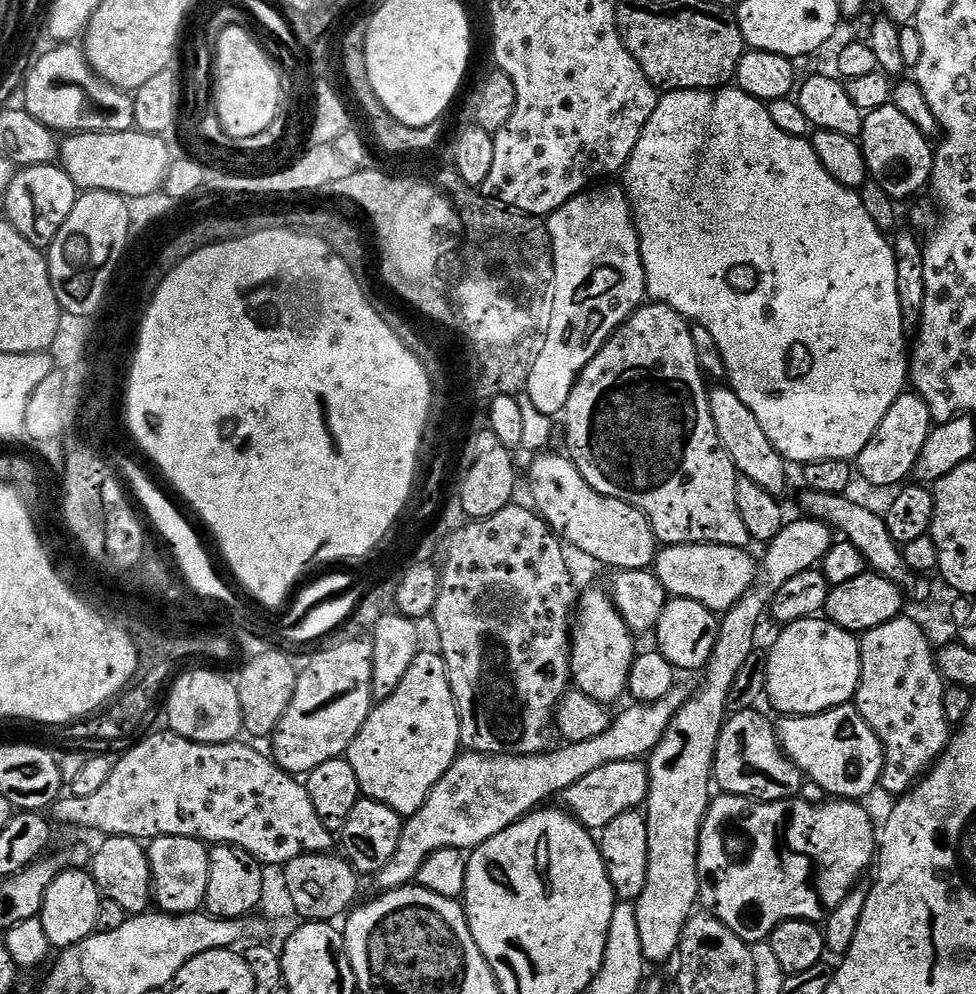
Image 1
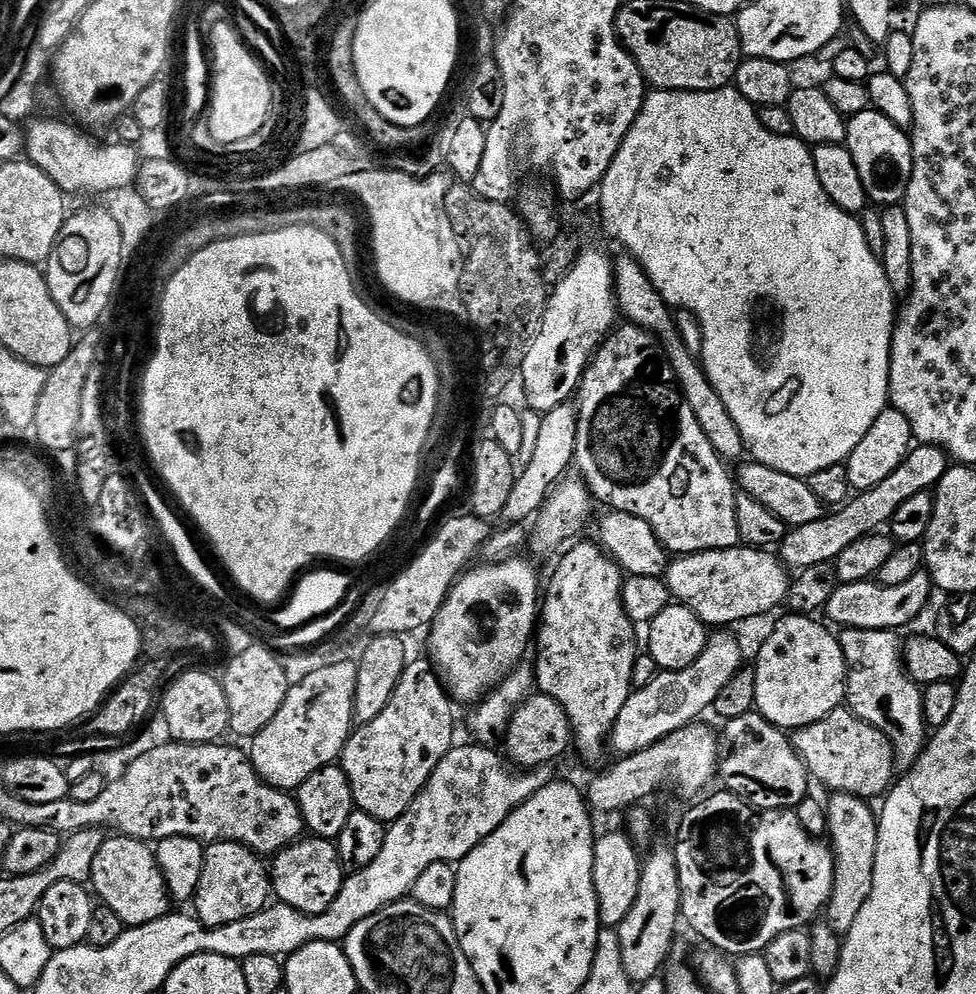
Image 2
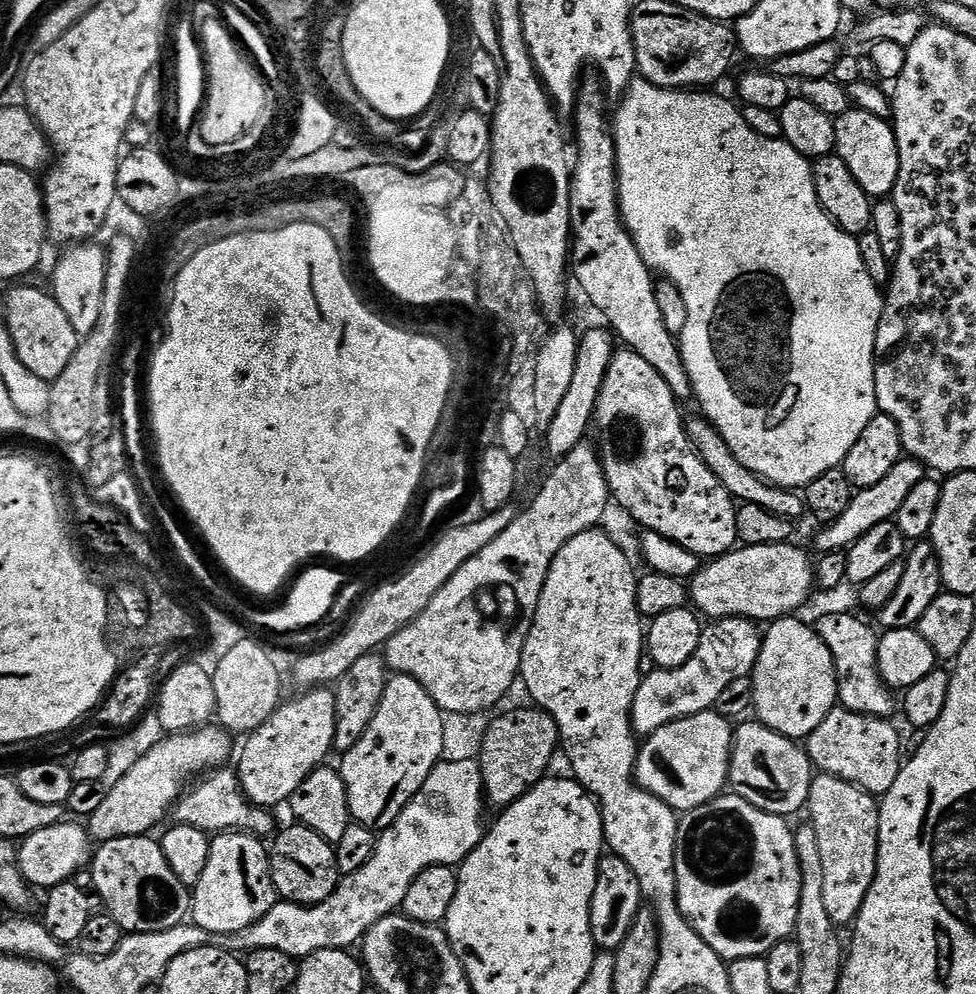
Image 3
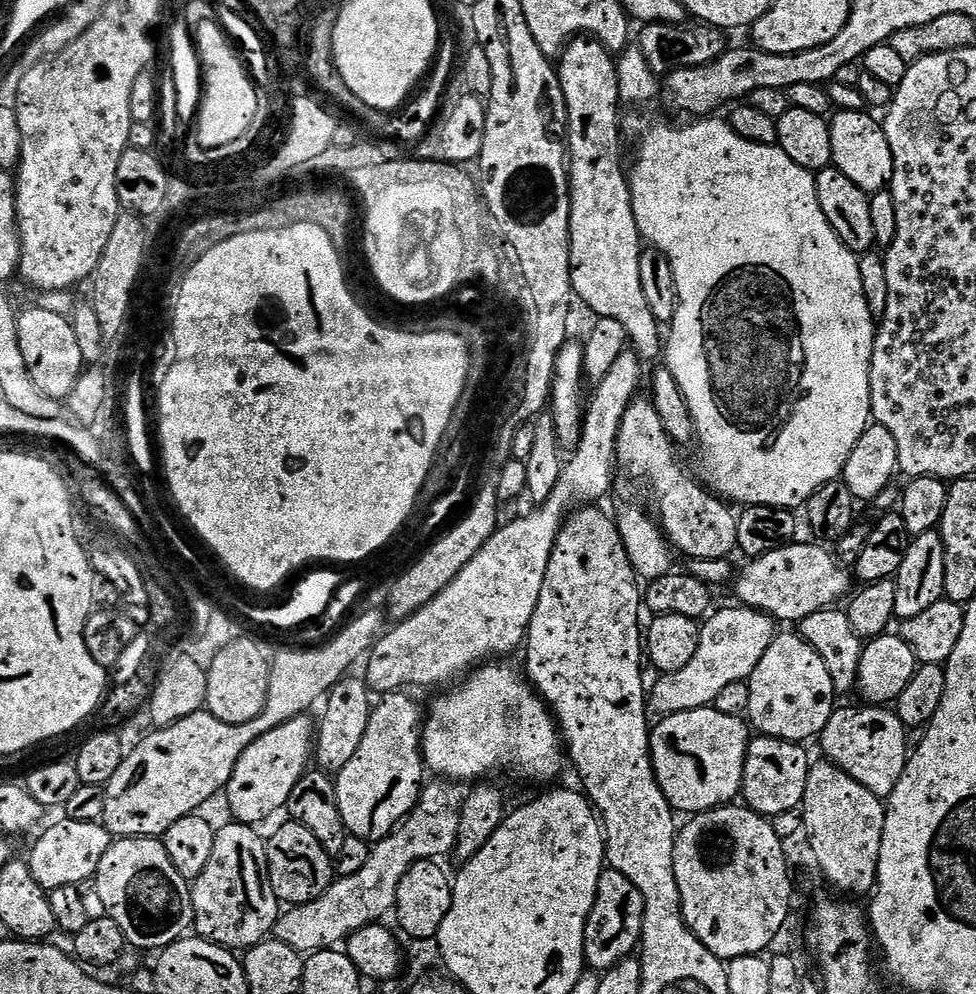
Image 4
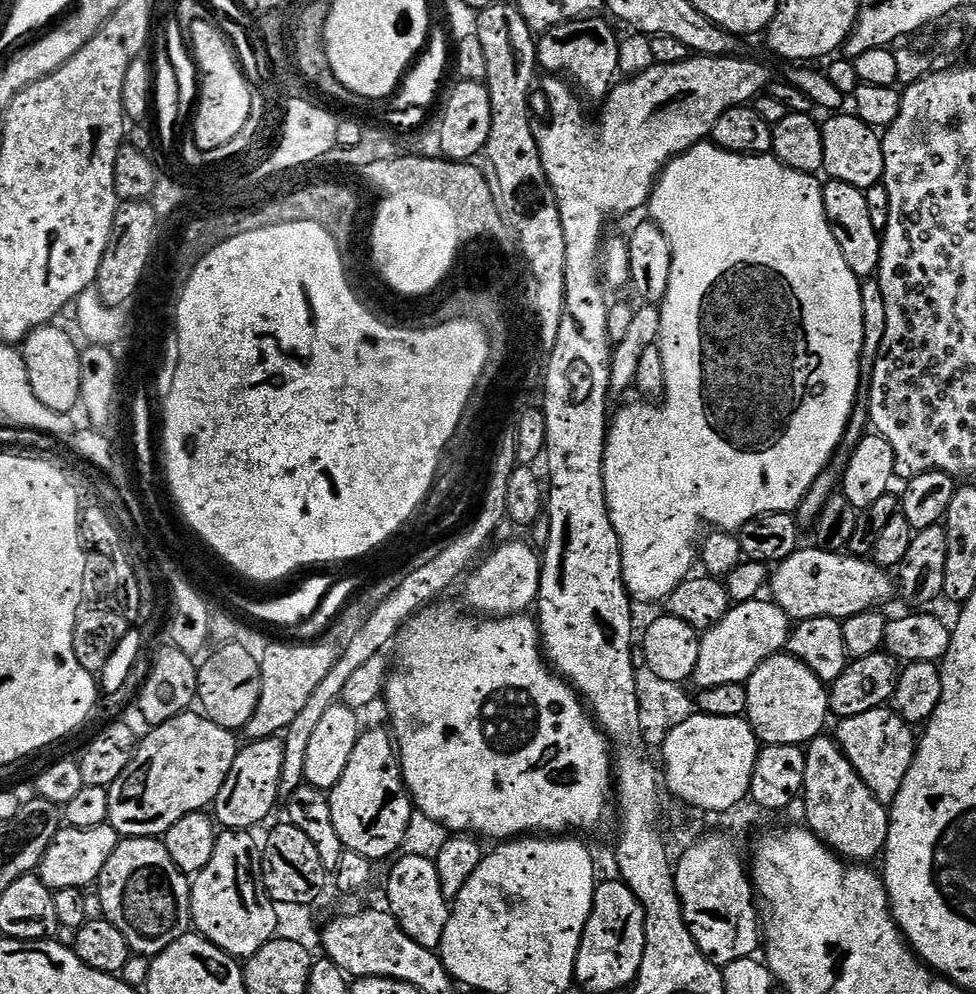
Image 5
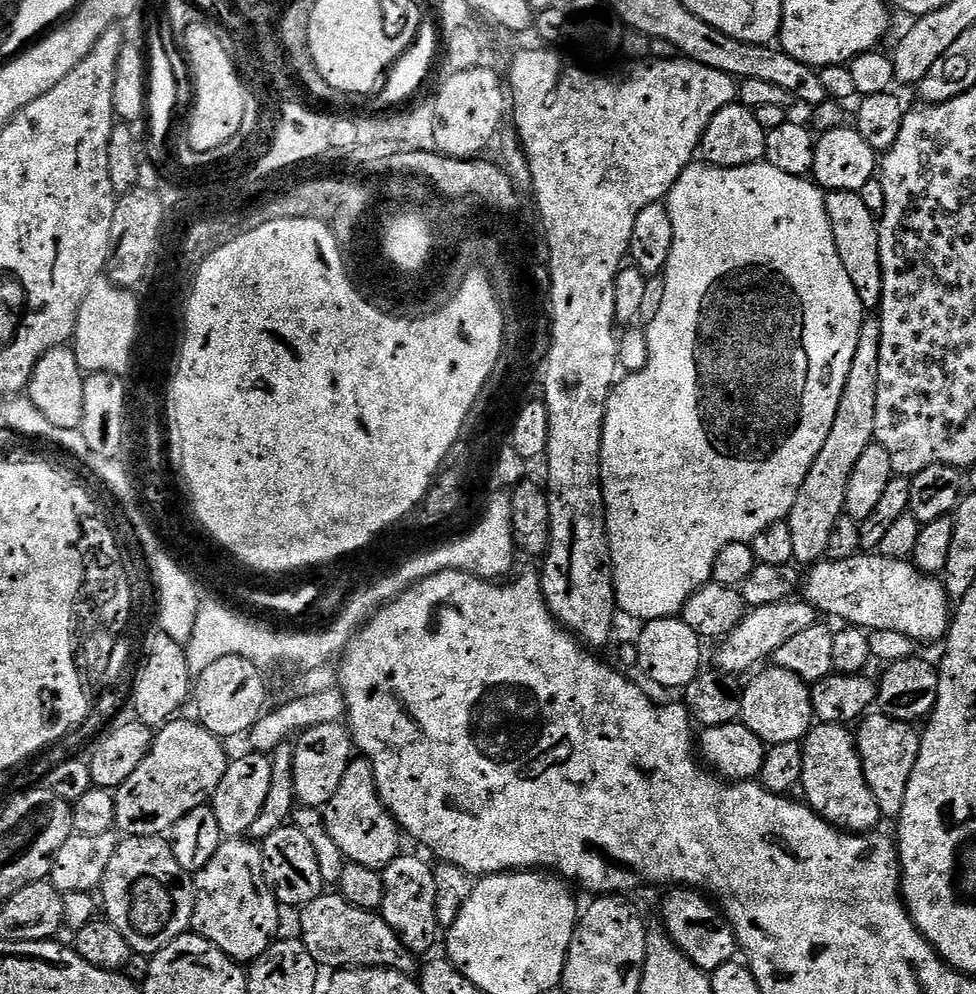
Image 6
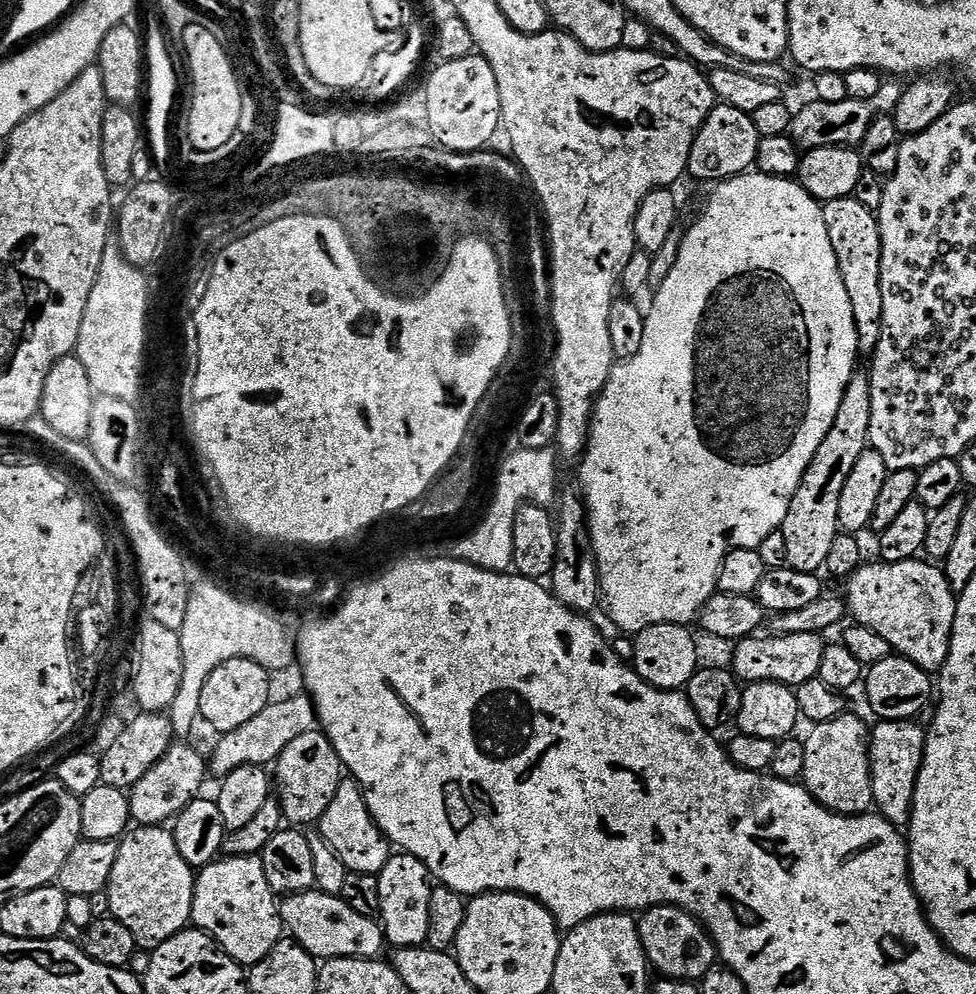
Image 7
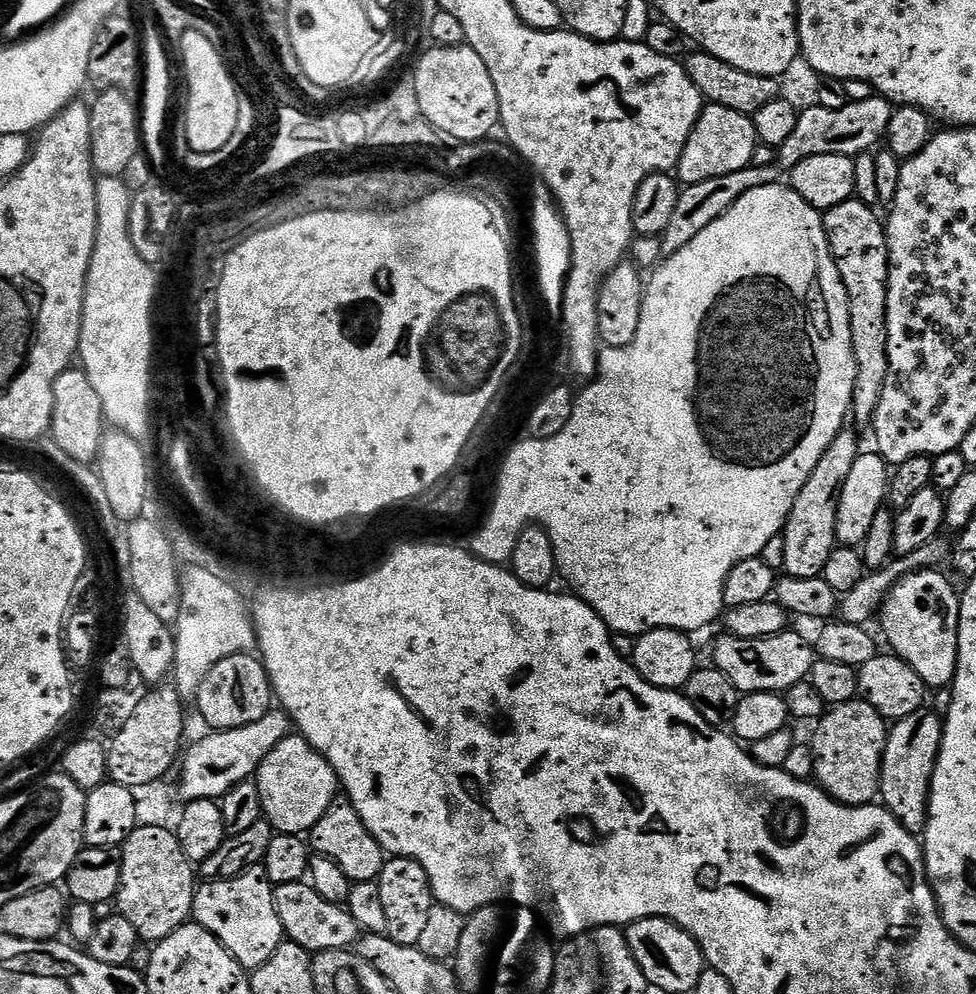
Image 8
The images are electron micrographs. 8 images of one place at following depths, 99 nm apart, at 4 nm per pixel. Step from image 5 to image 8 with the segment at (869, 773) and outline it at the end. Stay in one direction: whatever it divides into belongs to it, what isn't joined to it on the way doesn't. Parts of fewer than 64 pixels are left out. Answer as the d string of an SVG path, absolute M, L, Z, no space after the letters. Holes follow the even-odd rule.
M928 711L910 714L889 727L888 741L884 747L884 765L880 771L878 796L883 807L905 830L913 834L923 833L924 825L928 822L928 791L940 753L940 740L944 736L941 717Z

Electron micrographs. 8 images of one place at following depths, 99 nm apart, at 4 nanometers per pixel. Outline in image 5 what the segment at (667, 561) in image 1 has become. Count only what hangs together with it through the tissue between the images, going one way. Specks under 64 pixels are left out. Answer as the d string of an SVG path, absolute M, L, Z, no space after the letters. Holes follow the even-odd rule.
M801 547L775 565L770 576L770 596L794 622L829 616L843 621L854 614L879 609L894 592L894 580L879 564L844 552ZM772 588L772 592L771 592Z

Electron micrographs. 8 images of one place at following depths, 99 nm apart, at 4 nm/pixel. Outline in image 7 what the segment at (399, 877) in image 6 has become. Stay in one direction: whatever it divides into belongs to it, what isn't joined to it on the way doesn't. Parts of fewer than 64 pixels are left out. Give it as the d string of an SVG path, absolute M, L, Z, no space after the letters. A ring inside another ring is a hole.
M407 854L389 855L386 866L378 876L378 902L380 903L379 921L384 929L384 939L393 949L418 948L428 943L430 930L430 902L434 881L428 875L426 866L418 858Z

